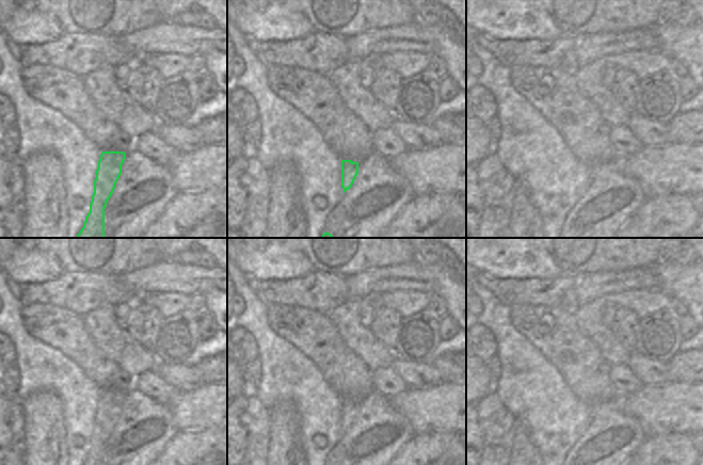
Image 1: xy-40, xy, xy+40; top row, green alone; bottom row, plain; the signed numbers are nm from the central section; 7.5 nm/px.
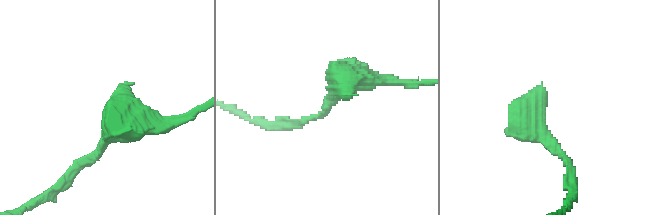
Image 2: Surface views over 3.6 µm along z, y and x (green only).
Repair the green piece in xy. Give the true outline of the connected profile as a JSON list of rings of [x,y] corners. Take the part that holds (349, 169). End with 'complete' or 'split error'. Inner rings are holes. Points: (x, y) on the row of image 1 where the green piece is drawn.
[[[341,160],[341,187],[343,193],[349,190],[358,174],[358,162]]] | complete

